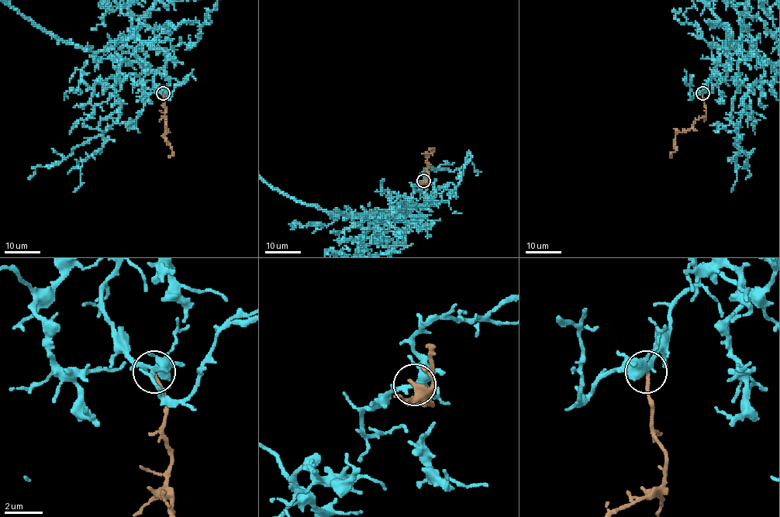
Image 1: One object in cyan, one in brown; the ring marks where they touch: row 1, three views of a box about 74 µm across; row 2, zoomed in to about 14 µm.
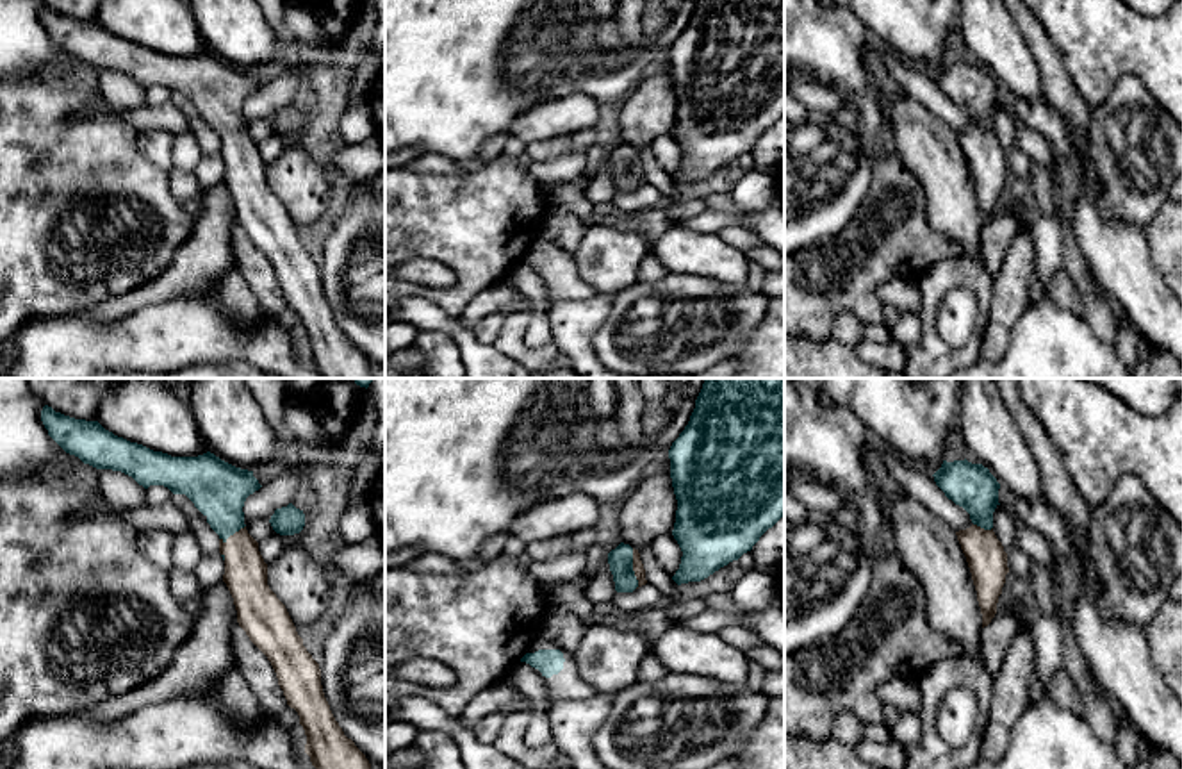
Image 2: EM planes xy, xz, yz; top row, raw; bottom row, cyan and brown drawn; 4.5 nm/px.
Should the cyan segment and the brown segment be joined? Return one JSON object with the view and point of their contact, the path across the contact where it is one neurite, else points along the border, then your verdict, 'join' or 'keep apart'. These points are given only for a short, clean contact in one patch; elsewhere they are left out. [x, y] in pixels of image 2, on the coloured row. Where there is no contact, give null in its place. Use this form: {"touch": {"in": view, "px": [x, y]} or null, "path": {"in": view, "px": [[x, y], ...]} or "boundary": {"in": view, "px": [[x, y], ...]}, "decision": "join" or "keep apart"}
{"touch": {"in": "xz", "px": [632, 568]}, "path": {"in": "xz", "px": [[621, 559], [632, 568], [639, 570]]}, "decision": "join"}

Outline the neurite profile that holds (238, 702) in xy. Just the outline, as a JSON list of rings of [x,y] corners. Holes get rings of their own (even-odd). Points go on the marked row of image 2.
[[[232,667],[218,685],[219,710],[242,726],[257,726],[262,721],[262,705],[244,682],[242,674]]]

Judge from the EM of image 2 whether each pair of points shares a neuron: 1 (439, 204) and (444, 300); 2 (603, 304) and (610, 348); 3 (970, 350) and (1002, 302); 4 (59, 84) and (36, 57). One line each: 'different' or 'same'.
1: same
2: different
3: different
4: different

